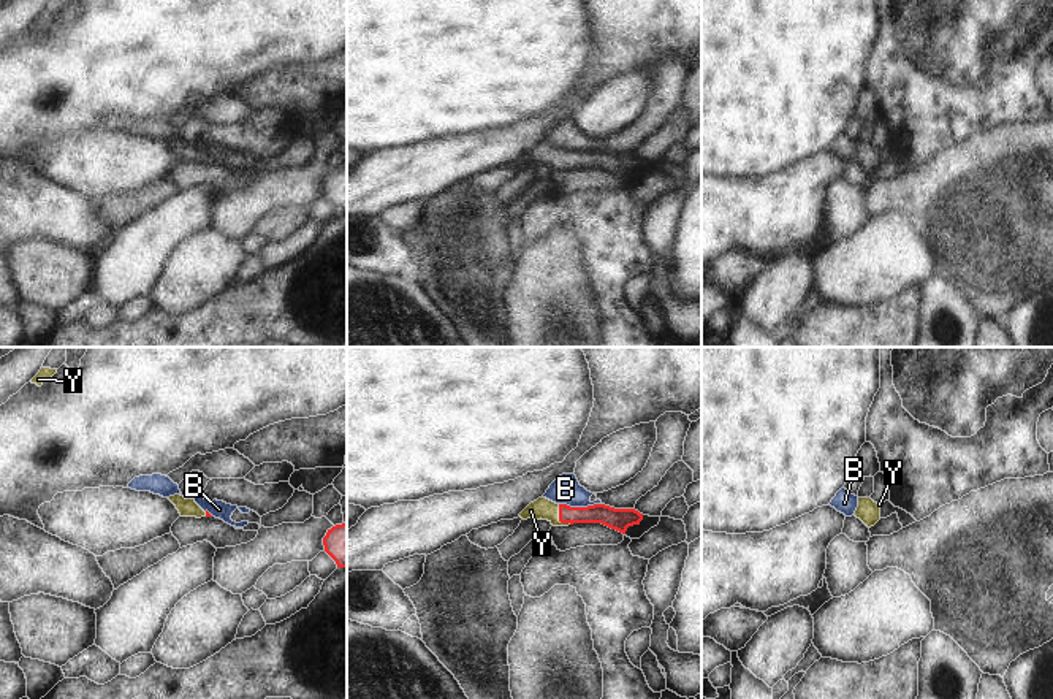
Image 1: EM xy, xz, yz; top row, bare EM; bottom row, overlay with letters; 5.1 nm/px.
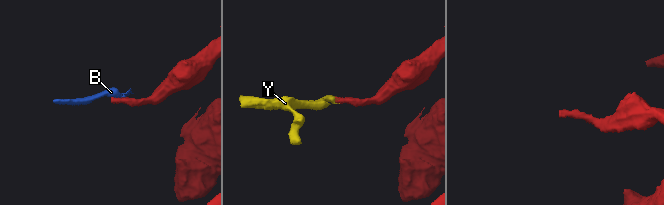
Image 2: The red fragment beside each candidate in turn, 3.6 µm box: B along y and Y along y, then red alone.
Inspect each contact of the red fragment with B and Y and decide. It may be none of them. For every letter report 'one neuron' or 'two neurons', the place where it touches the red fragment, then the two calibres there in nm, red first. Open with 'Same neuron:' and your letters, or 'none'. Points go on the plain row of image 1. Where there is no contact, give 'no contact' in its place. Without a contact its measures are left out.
Same neuron: Y
B: two neurons | xz (580, 152) | 110/150 nm
Y: one neuron | xz (559, 164) | 100/110 nm

